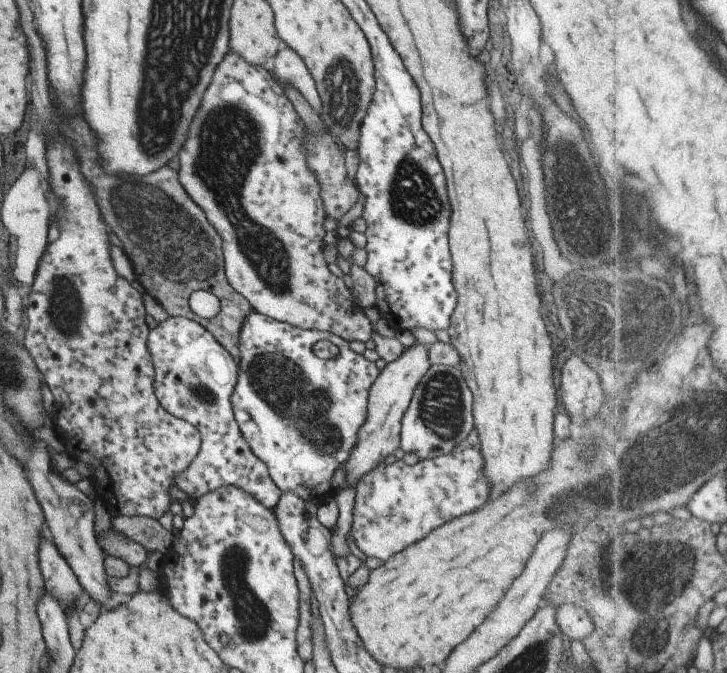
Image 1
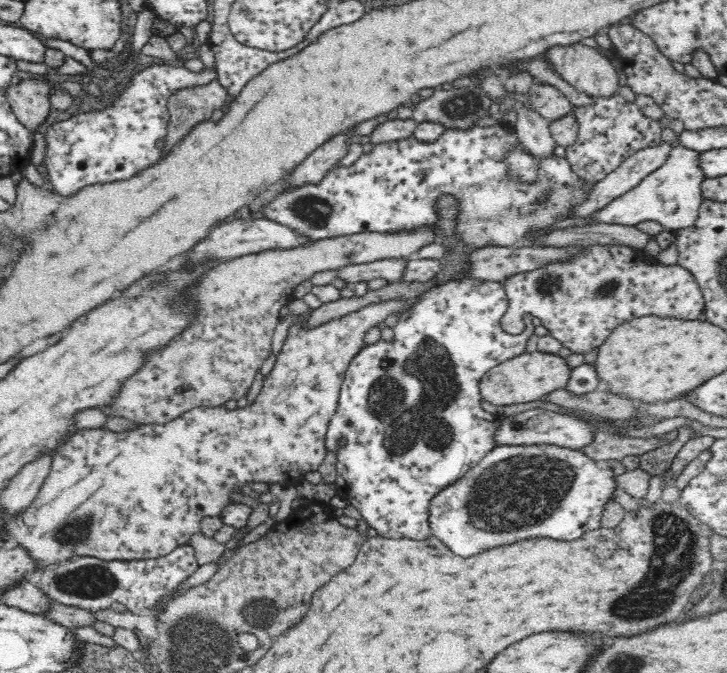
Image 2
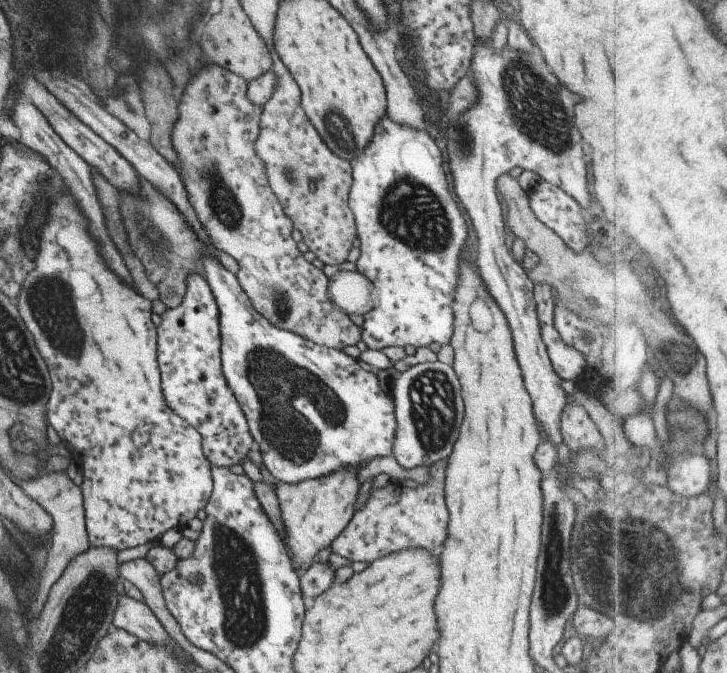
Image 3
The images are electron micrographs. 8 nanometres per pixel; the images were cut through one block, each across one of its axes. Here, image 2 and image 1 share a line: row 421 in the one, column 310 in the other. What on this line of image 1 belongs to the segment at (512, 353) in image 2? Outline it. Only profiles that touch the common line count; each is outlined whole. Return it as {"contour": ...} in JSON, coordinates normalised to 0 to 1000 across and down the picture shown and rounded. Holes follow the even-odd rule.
{"contour":[[[348,461],[337,470],[334,481],[331,481],[331,487],[329,487],[329,541],[325,542],[326,559],[316,591],[318,606],[329,642],[333,645],[337,657],[344,663],[345,672],[367,692],[370,710],[376,713],[385,731],[409,734],[411,740],[417,740],[420,744],[439,747],[446,743],[451,736],[457,734],[453,716],[458,707],[458,701],[464,698],[466,689],[472,689],[472,686],[477,684],[477,678],[483,675],[483,669],[486,669],[488,660],[491,660],[491,643],[494,642],[494,636],[499,633],[502,621],[505,621],[506,579],[510,571],[513,571],[516,560],[520,557],[521,550],[519,550],[512,538],[503,535],[499,527],[486,523],[479,508],[475,508],[465,499],[444,495],[443,492],[417,490],[392,478],[376,475],[376,473],[370,473],[359,465],[352,465]],[[436,505],[450,505],[450,508],[461,511],[465,517],[464,527],[454,533],[439,533],[433,530],[428,514],[431,514]]]}

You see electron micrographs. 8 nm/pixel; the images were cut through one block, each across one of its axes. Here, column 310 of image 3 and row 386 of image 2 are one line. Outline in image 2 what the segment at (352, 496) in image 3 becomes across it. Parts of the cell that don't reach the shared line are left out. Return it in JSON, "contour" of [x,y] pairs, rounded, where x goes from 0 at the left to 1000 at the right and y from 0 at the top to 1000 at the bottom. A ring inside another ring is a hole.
{"contour":[[[721,525],[699,535],[684,545],[675,547],[662,565],[660,584],[663,594],[686,603],[718,600],[743,594],[766,578],[776,578],[784,562],[784,545],[779,535],[766,526]]]}

